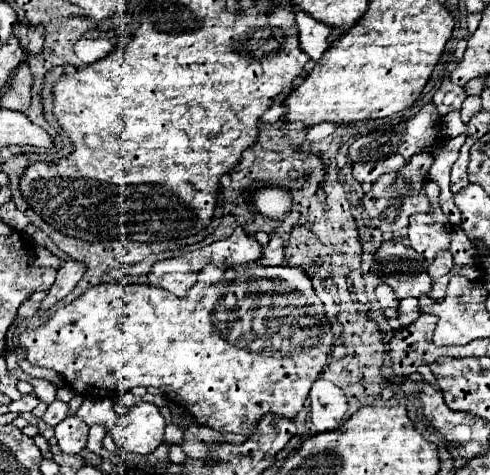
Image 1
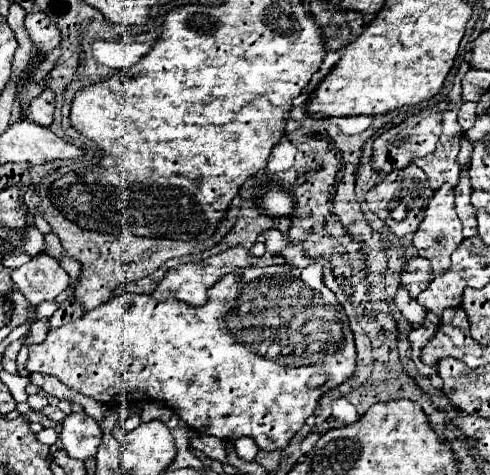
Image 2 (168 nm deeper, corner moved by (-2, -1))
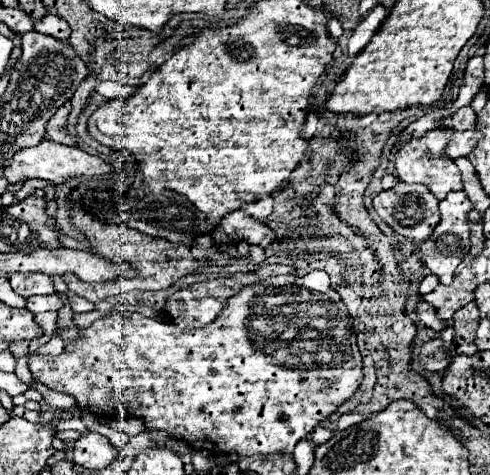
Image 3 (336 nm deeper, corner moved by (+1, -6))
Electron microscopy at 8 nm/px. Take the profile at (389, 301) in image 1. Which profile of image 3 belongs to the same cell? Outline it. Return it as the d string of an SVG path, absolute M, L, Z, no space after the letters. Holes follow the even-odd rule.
M419 300L417 310L415 310L415 316L417 316L417 320L419 320L423 326L427 326L427 328L431 328L431 330L435 330L435 332L439 332L439 330L445 328L445 324L435 316L435 308L429 306L425 300Z

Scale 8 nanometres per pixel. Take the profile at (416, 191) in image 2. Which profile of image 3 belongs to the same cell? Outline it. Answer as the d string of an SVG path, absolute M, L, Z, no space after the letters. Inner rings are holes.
M399 182L395 188L383 190L373 198L373 208L383 218L383 222L387 226L391 226L397 234L411 238L411 240L417 240L417 242L423 242L431 234L435 224L439 222L437 204L439 204L437 196L431 194L431 190L427 186L421 186L419 182L417 184Z

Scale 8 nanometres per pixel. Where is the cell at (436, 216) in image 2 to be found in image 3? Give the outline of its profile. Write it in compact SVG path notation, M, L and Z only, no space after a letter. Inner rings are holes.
M449 192L447 198L439 202L441 222L433 228L433 234L421 244L421 260L425 266L437 274L441 284L449 284L453 280L455 268L461 264L465 252L469 252L469 226L467 226L467 212L471 210L471 202L467 200L465 192Z

